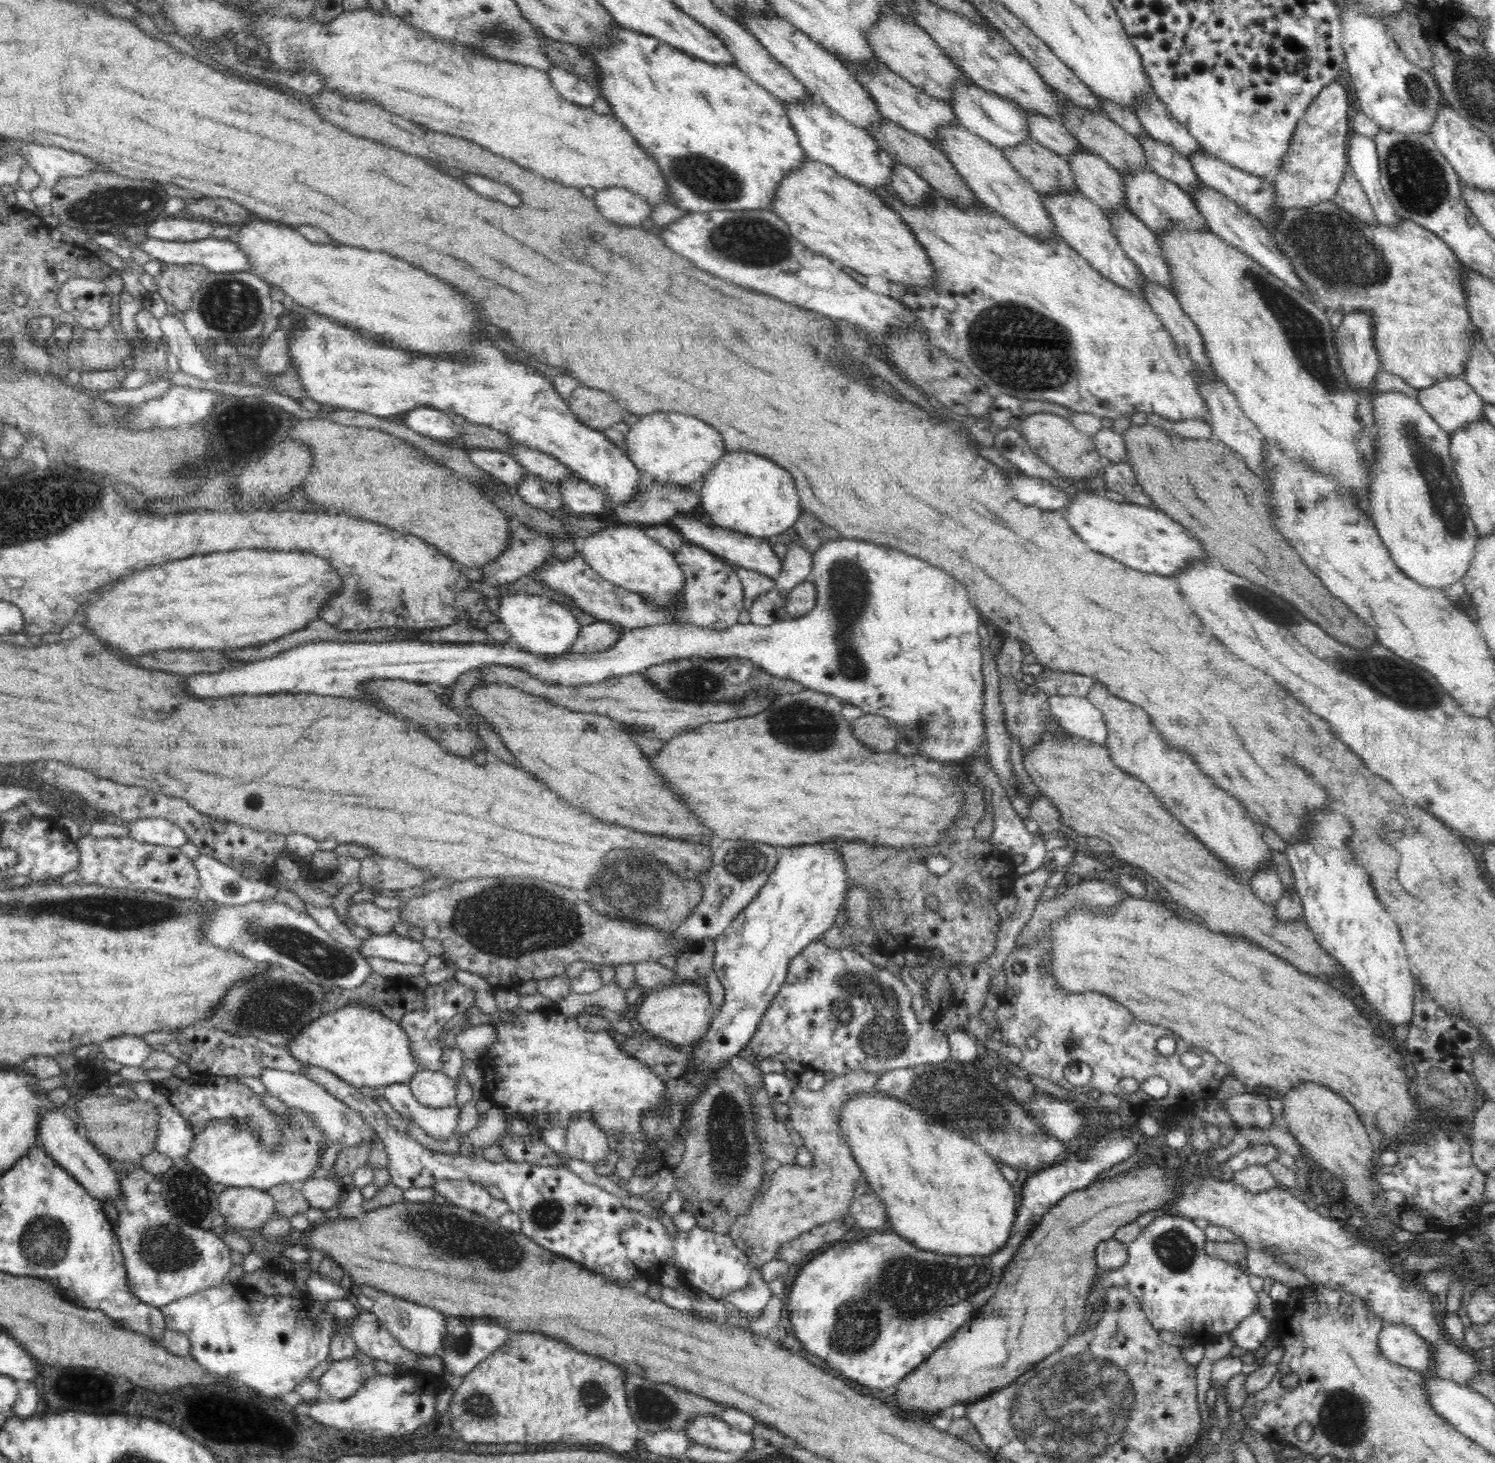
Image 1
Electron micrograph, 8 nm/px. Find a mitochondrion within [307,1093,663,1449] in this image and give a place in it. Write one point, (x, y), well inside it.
(454, 1237)

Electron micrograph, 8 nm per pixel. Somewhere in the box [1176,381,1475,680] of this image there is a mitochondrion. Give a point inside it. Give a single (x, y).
(1428, 463)

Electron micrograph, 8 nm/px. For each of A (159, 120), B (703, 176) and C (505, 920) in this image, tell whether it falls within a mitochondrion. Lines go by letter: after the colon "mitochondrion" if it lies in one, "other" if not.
A: other
B: mitochondrion
C: mitochondrion

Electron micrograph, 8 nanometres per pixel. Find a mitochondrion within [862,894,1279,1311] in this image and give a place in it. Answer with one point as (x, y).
(955, 1094)

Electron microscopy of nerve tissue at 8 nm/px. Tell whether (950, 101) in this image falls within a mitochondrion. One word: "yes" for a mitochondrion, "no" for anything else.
no

